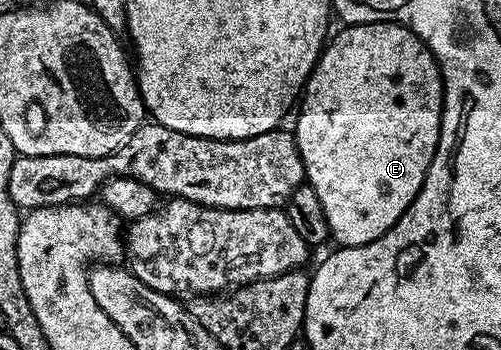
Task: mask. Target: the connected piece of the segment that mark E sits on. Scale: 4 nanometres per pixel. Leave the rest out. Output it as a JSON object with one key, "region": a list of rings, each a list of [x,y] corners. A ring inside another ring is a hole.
{"region":[[[351,24],[341,30],[329,37],[318,65],[310,72],[297,109],[298,125],[292,131],[306,168],[305,183],[316,190],[320,206],[324,206],[331,237],[341,247],[351,248],[380,238],[416,198],[438,149],[442,72],[430,47],[402,24]]]}

